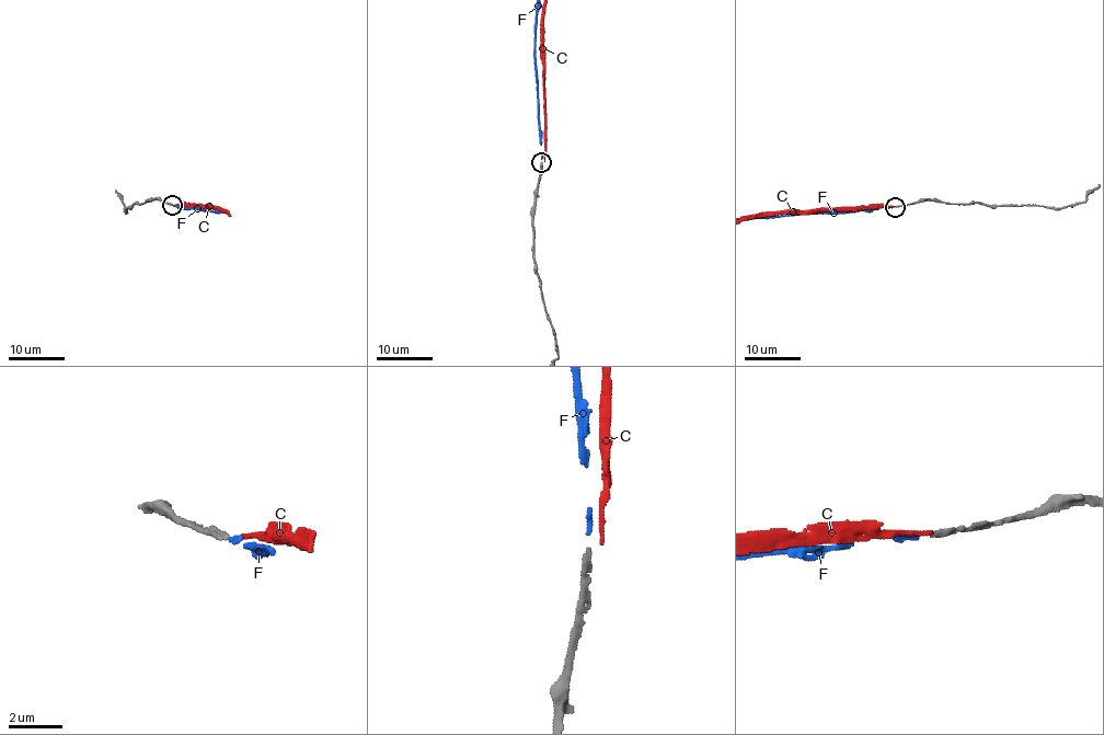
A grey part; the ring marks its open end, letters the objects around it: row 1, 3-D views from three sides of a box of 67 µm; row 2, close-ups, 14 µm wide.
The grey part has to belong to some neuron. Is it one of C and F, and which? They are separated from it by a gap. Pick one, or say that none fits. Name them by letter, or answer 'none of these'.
F

